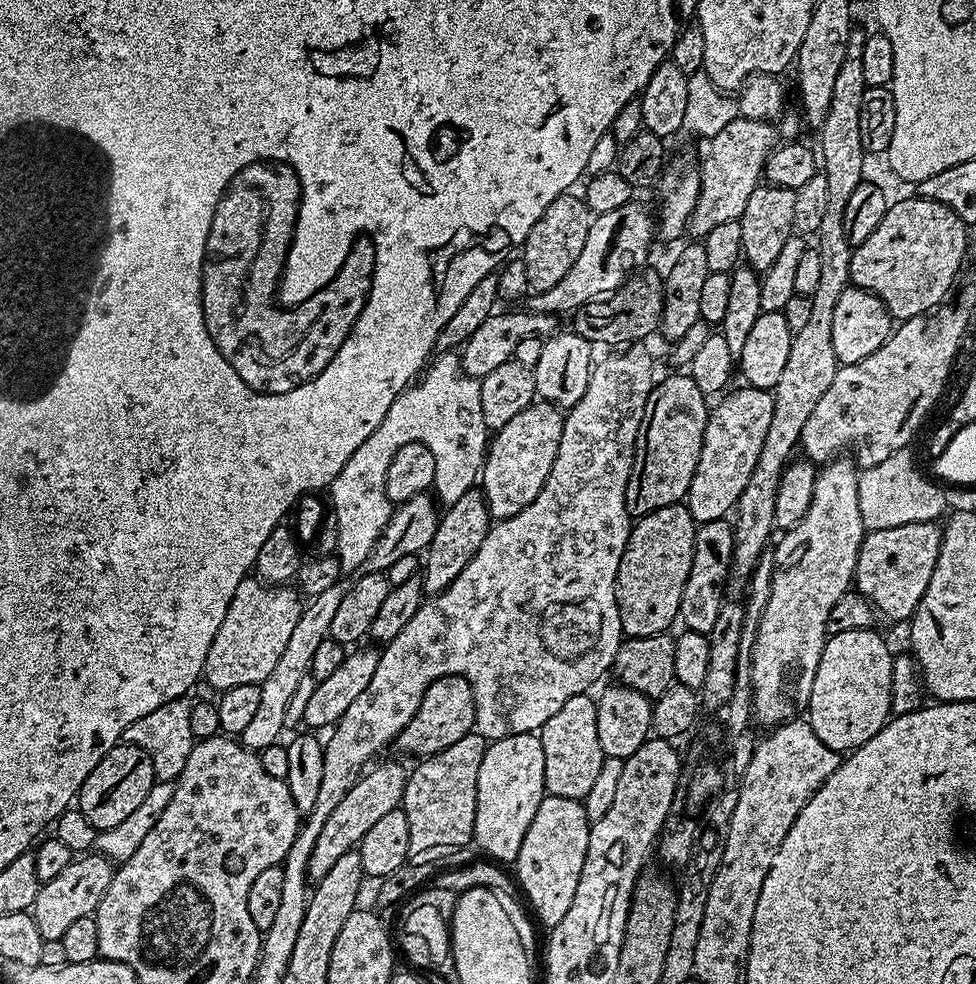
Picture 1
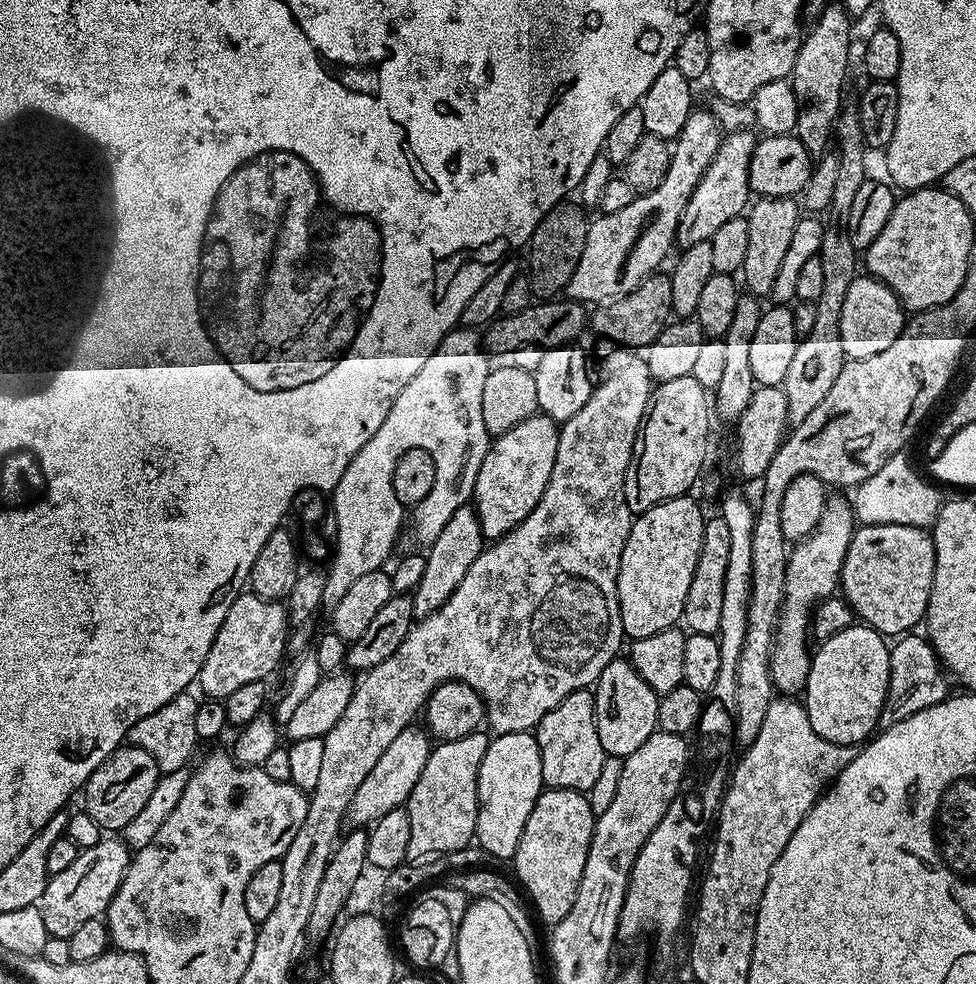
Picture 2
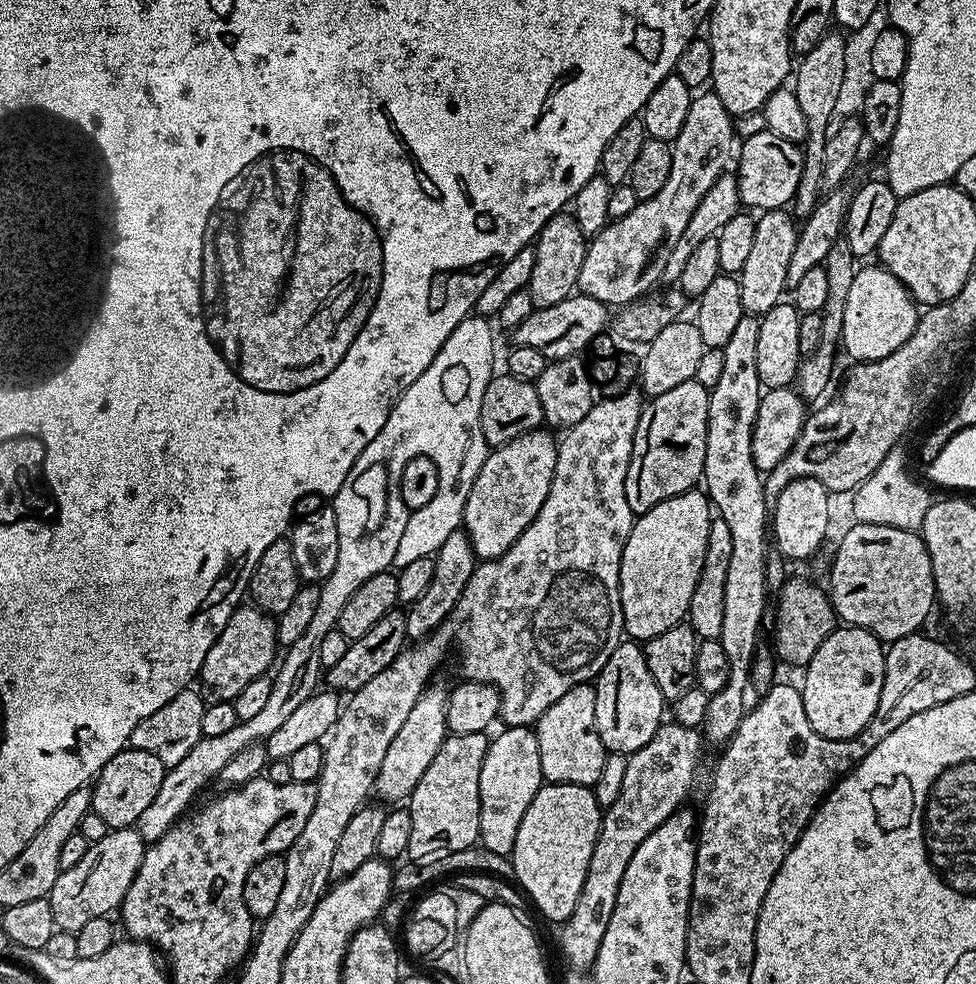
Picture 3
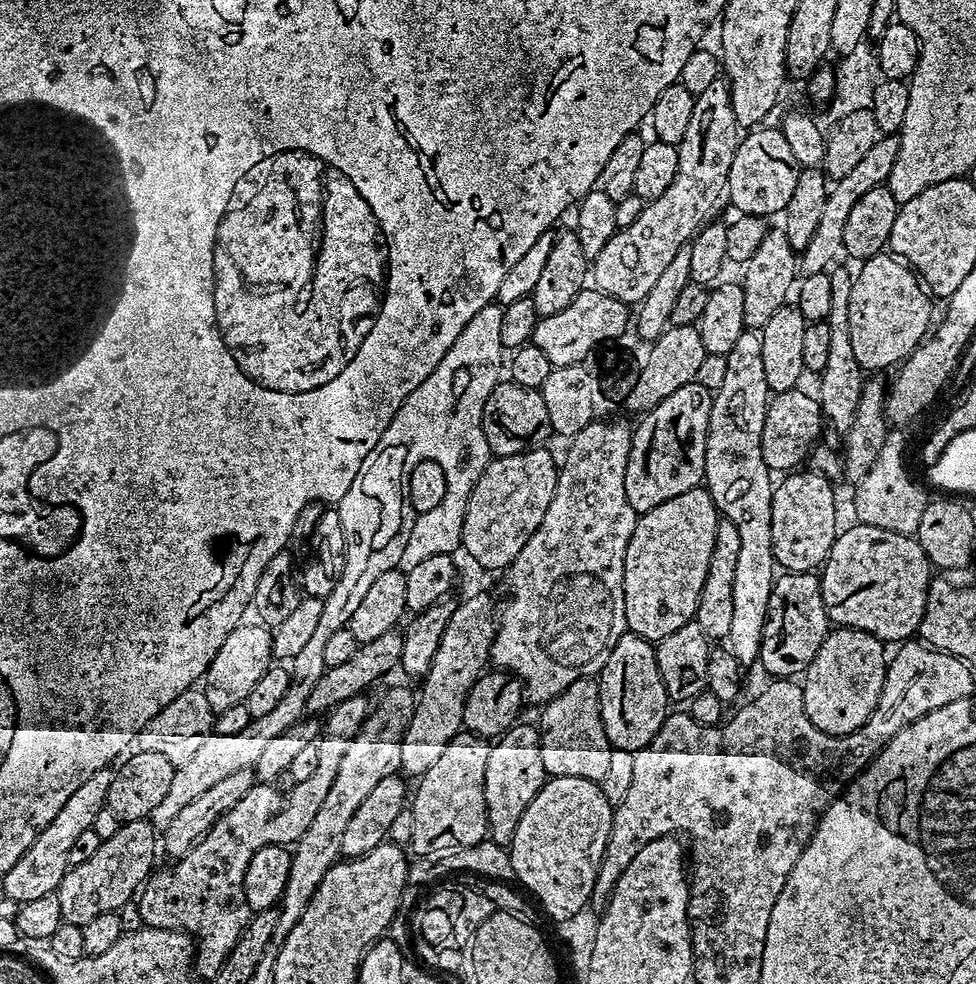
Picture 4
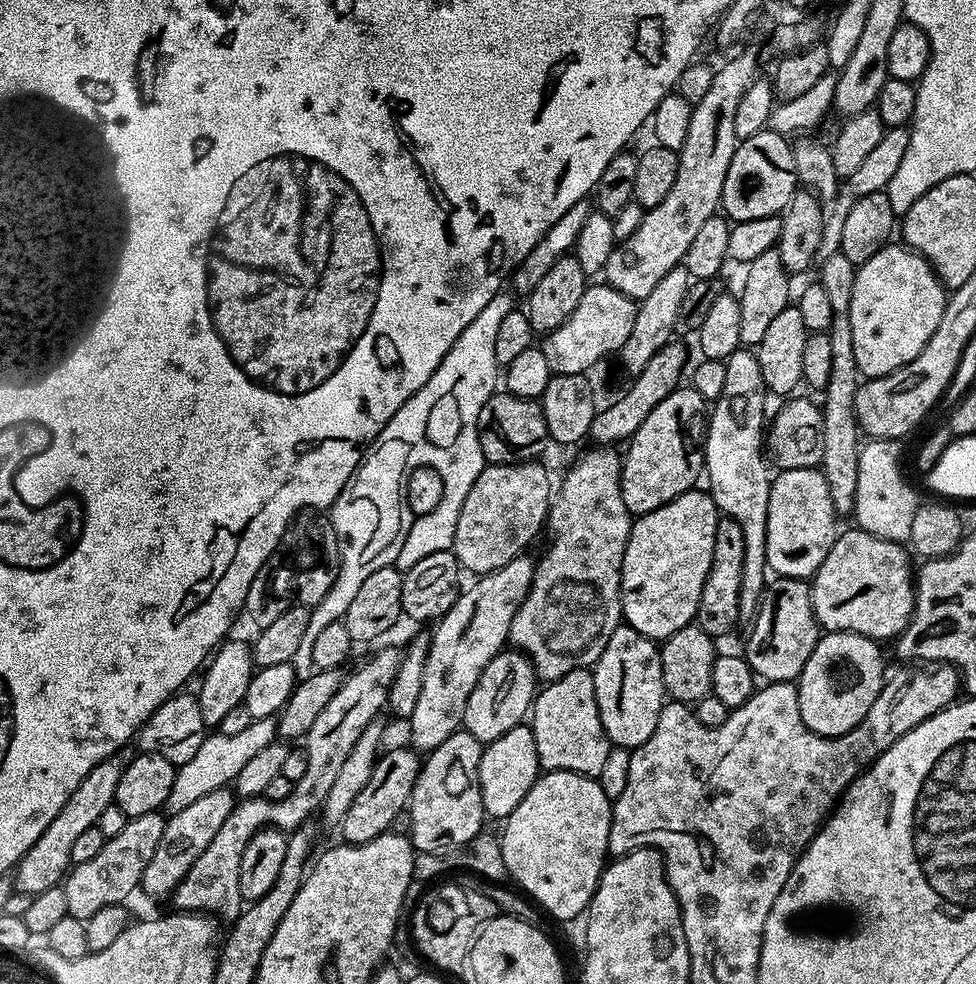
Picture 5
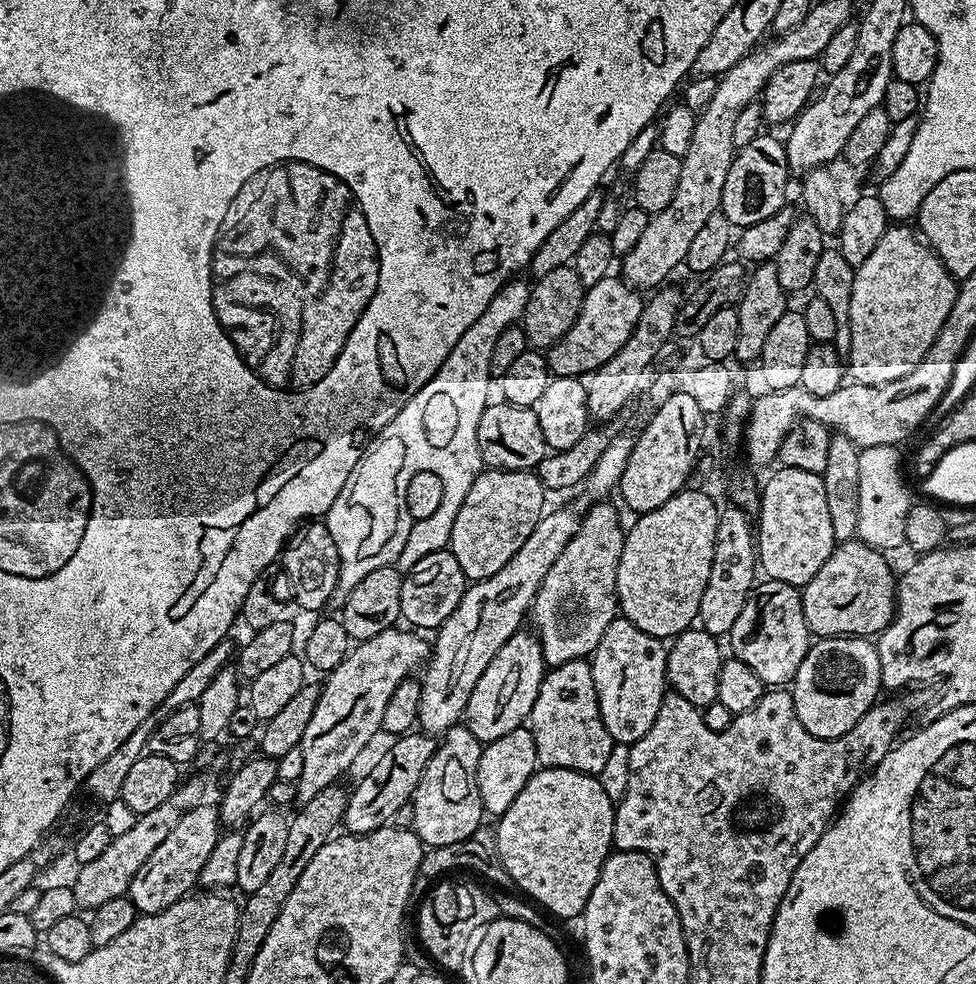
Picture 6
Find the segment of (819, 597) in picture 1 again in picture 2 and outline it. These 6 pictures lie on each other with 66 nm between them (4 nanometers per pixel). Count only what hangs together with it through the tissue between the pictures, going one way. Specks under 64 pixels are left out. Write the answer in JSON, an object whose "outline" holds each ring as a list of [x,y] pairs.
{"outline":[[[829,499],[815,530],[791,549],[786,566],[784,604],[780,607],[780,618],[776,621],[772,657],[769,660],[772,687],[785,697],[792,698],[803,693],[808,684],[808,671],[812,665],[810,647],[808,648],[812,614],[821,600],[827,600],[837,591],[840,571],[852,541],[853,531],[853,505],[849,501],[847,504],[844,500]]]}

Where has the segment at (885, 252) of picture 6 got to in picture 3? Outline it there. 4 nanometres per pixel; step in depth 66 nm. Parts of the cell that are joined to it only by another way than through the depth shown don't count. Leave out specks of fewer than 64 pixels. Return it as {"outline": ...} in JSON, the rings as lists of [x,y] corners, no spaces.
{"outline":[[[882,266],[857,267],[850,294],[846,294],[846,314],[842,318],[842,348],[856,362],[881,360],[906,343],[914,334],[918,319],[918,305],[908,288],[894,274]]]}

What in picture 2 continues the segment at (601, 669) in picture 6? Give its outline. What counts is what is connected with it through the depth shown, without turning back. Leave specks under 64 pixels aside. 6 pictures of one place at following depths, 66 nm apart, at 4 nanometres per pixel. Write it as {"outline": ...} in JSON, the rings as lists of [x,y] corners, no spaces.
{"outline":[[[627,659],[610,661],[594,685],[594,695],[598,738],[607,755],[623,758],[634,754],[634,750],[638,750],[638,746],[642,746],[642,742],[646,742],[646,738],[657,731],[660,696],[646,682],[642,682],[642,678]]]}

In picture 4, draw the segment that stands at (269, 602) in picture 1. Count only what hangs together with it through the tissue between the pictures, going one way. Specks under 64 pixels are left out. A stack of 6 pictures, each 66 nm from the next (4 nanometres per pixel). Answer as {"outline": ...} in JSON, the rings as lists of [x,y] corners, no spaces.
{"outline":[[[240,622],[232,627],[224,641],[218,646],[218,650],[202,677],[202,691],[206,702],[212,707],[213,713],[226,710],[226,706],[242,704],[250,694],[254,682],[258,682],[258,678],[262,678],[262,674],[266,674],[272,659],[269,629],[247,622]]]}

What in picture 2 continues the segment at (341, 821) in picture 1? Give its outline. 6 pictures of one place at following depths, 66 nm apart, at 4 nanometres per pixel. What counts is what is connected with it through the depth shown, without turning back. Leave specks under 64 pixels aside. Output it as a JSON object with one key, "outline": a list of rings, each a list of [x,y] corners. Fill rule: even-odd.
{"outline":[[[410,726],[386,746],[382,758],[374,762],[374,770],[366,774],[362,786],[354,790],[354,798],[350,798],[350,806],[346,820],[352,826],[371,826],[384,814],[395,808],[403,808],[408,803],[414,790],[414,782],[418,782],[418,774],[422,774],[422,766],[426,766],[426,758],[430,751],[430,736],[423,727]],[[352,823],[352,824],[351,824]],[[365,824],[365,825],[364,825]]]}

